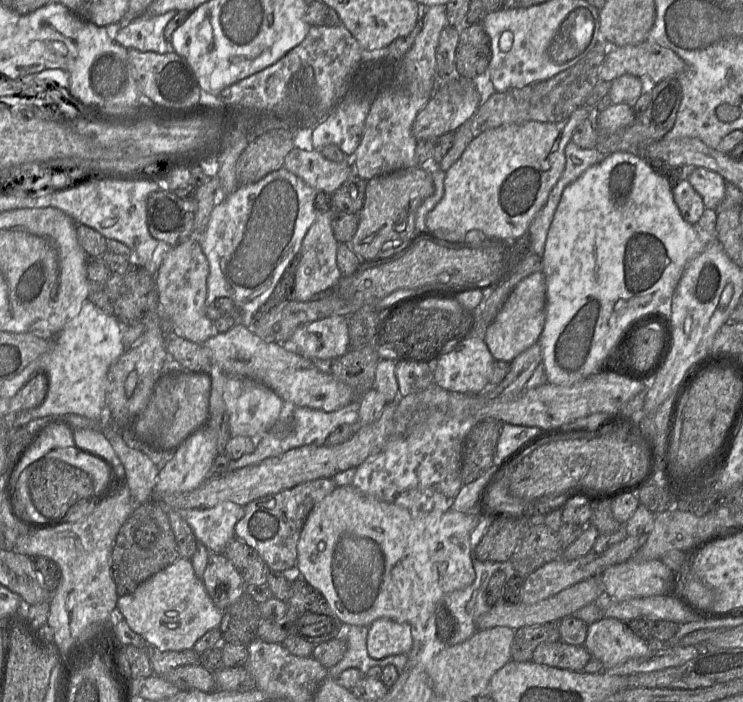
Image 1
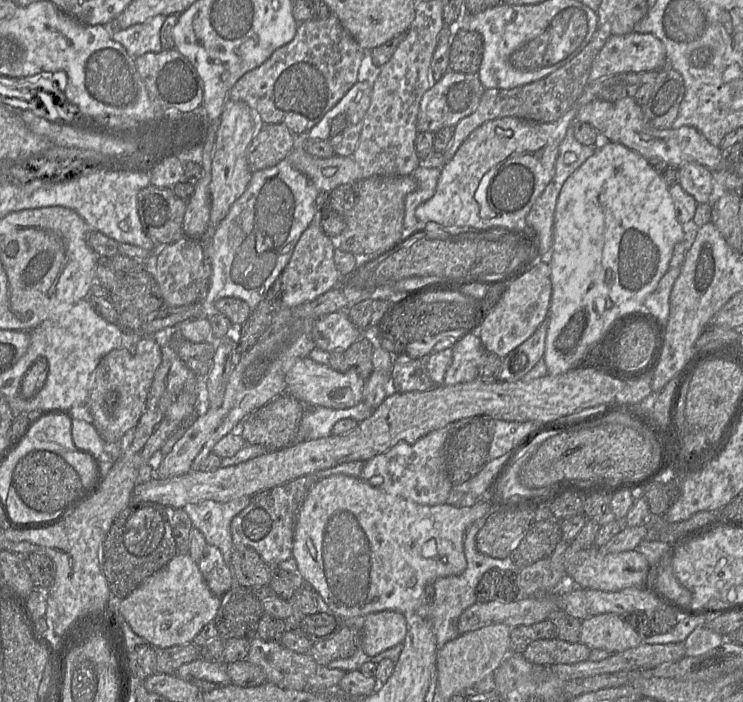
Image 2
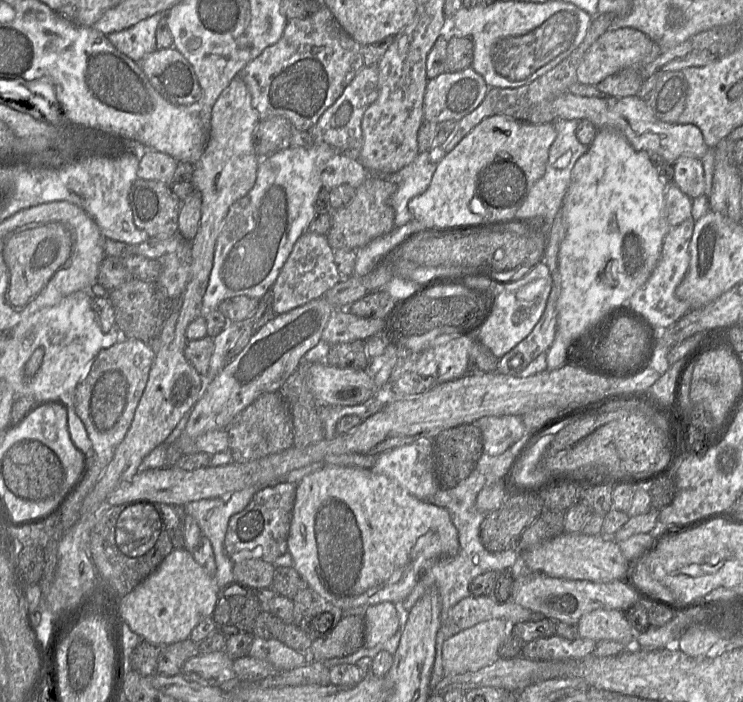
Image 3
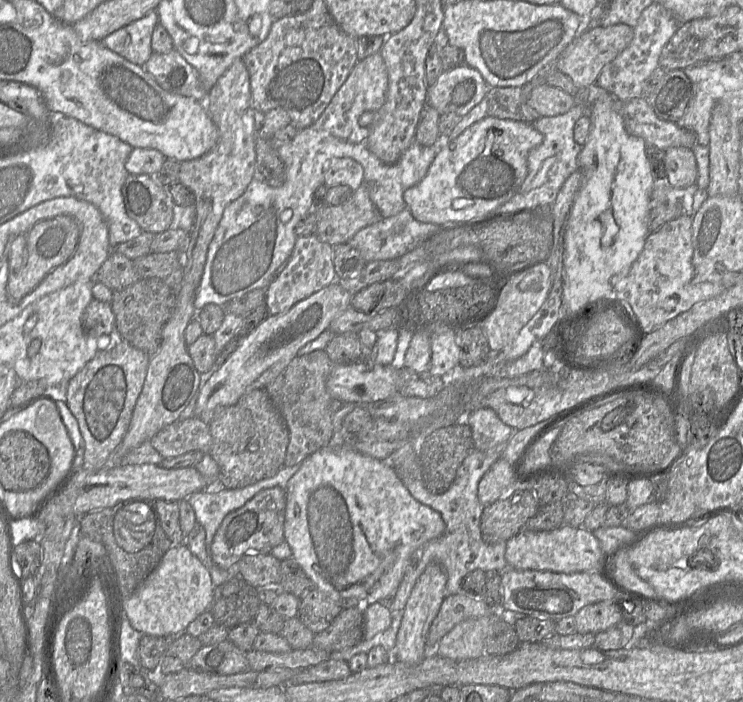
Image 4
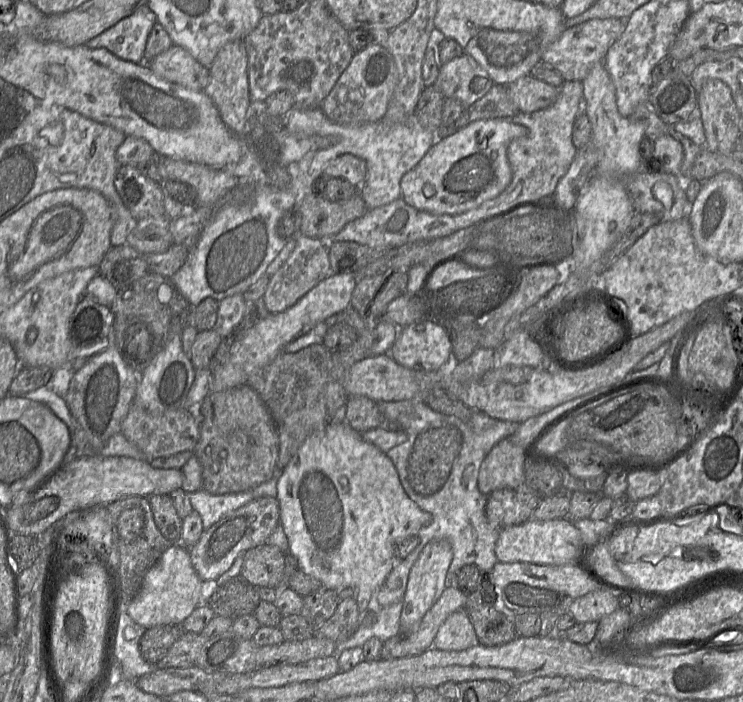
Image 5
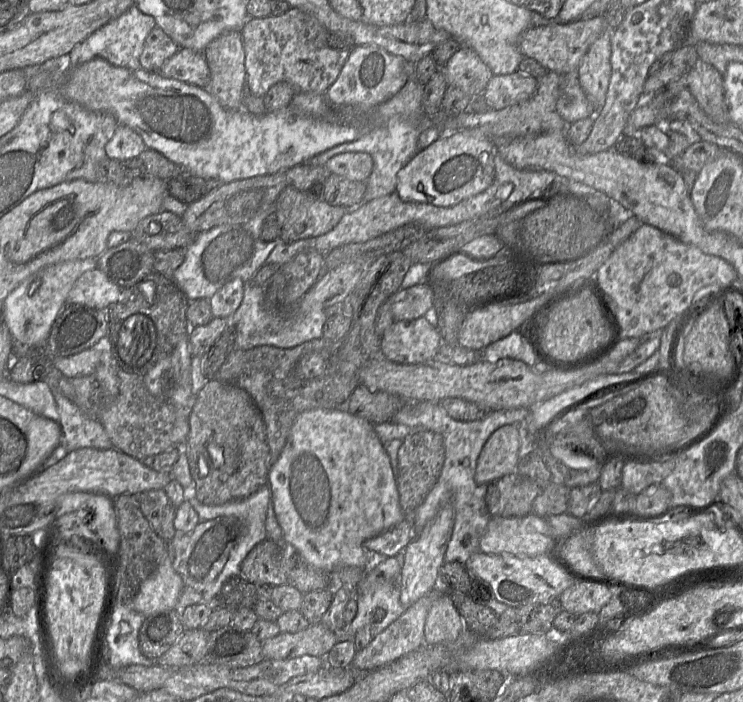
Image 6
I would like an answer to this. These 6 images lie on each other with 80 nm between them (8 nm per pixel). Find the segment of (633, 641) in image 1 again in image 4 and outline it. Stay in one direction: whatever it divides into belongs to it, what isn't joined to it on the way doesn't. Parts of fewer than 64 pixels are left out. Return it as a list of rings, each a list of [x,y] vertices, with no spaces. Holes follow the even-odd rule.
[[[603,601],[584,606],[574,616],[576,632],[597,634],[624,621],[617,601]]]

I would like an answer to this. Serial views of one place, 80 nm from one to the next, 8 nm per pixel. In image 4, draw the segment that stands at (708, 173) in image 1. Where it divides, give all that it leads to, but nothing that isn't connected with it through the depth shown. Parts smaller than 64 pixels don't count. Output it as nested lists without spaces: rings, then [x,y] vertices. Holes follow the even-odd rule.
[[[669,147],[663,152],[663,159],[667,184],[678,189],[696,184],[697,162],[692,149]]]

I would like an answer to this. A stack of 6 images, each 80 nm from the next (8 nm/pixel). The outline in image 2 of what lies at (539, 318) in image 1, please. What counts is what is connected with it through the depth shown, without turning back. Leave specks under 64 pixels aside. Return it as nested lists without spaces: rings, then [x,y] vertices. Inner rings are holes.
[[[538,260],[531,269],[509,284],[497,304],[484,316],[474,331],[480,337],[485,350],[504,358],[526,341],[547,317],[551,296],[550,266],[547,262]]]

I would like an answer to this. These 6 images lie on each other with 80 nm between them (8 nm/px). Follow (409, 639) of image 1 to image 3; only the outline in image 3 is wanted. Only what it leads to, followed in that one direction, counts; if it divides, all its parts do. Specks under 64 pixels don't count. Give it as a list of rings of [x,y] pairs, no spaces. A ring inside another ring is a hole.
[[[394,603],[369,605],[364,616],[364,646],[374,648],[399,630],[399,614]]]

